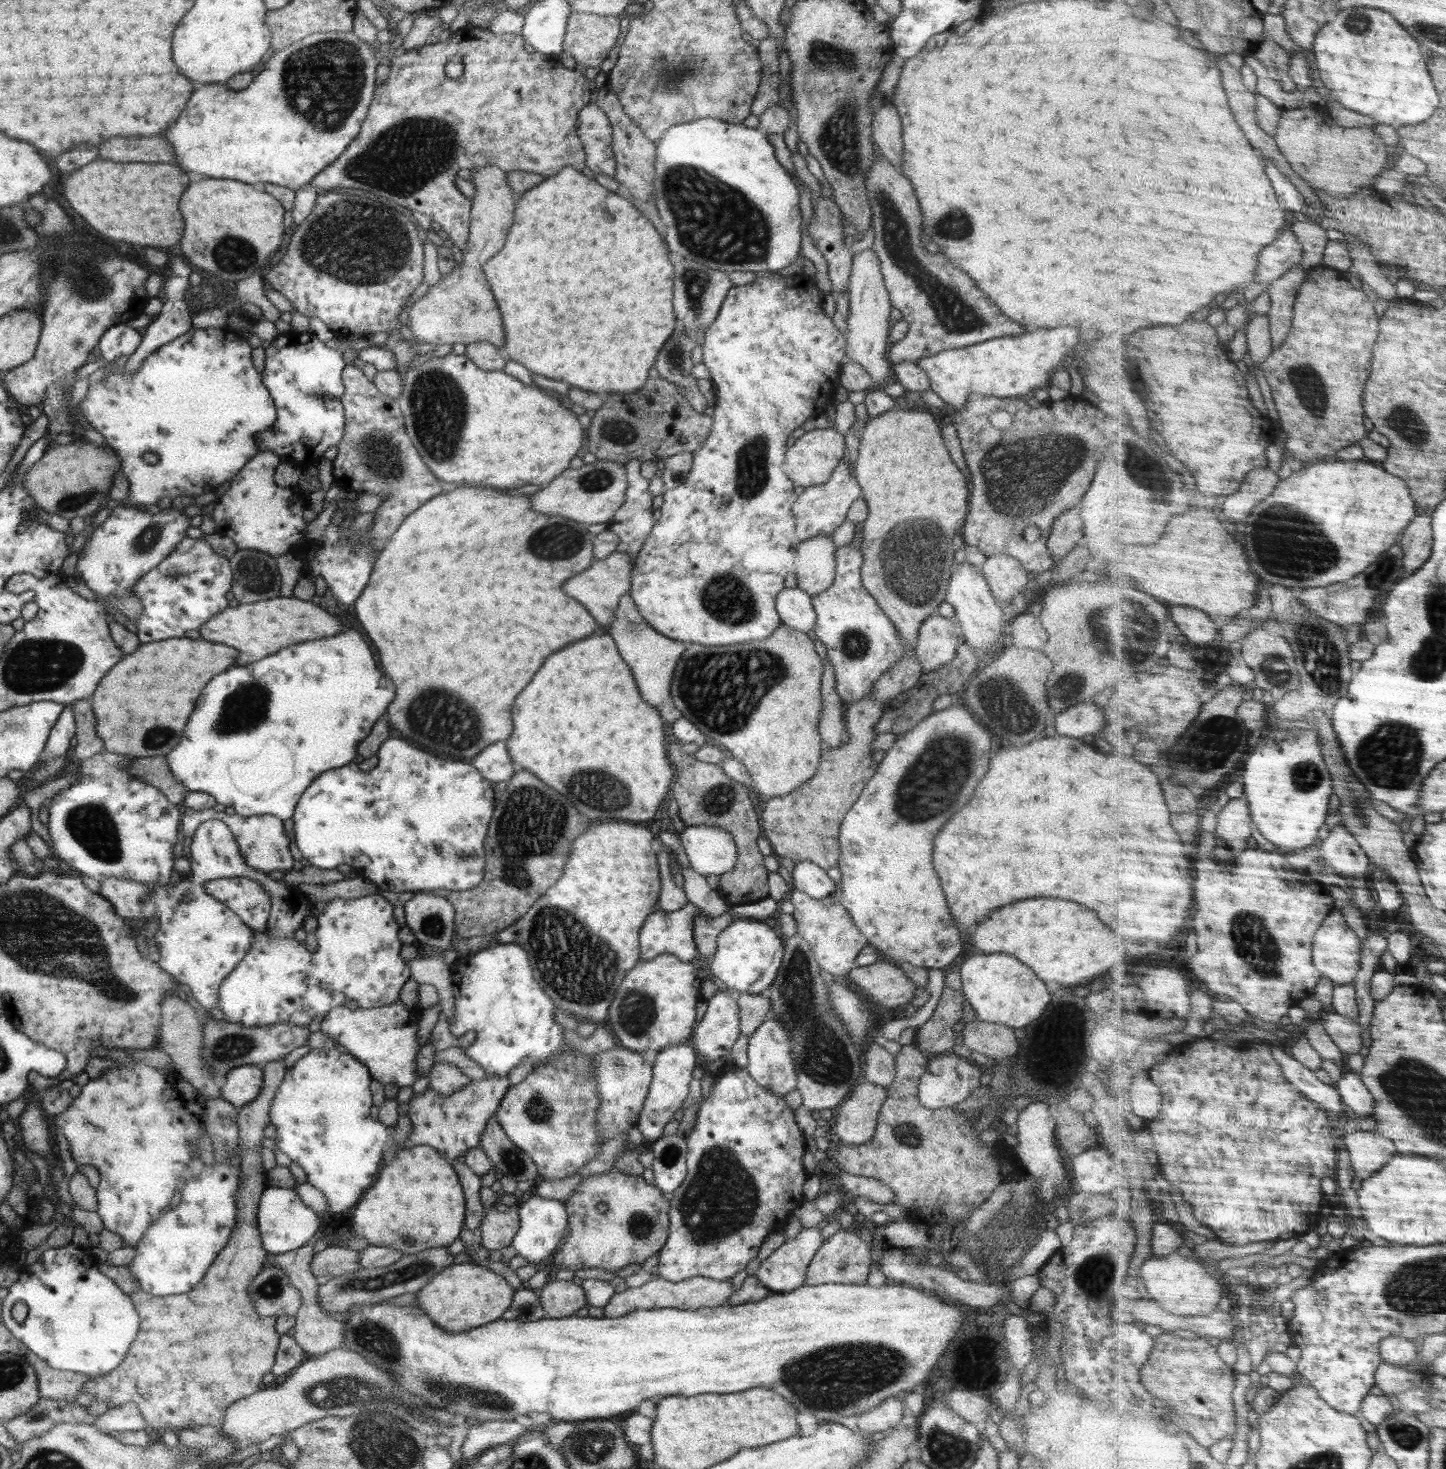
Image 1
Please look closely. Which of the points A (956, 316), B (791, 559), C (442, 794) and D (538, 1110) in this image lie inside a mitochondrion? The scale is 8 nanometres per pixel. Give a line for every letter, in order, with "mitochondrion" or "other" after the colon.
A: mitochondrion
B: other
C: other
D: mitochondrion

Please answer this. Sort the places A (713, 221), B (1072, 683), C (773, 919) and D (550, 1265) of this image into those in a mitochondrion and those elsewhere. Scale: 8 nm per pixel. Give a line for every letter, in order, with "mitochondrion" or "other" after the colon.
A: mitochondrion
B: mitochondrion
C: other
D: other

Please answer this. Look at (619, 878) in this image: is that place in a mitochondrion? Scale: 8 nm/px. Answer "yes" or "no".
no

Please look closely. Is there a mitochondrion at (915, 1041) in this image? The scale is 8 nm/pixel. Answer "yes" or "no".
no

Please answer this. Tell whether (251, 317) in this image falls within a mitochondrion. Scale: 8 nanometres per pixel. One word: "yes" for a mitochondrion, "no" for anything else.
yes

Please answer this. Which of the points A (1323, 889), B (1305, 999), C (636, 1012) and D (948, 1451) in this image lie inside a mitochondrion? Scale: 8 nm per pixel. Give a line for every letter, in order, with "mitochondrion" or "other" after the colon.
A: other
B: other
C: mitochondrion
D: mitochondrion

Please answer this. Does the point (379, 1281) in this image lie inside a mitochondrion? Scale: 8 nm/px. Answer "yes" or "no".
yes

